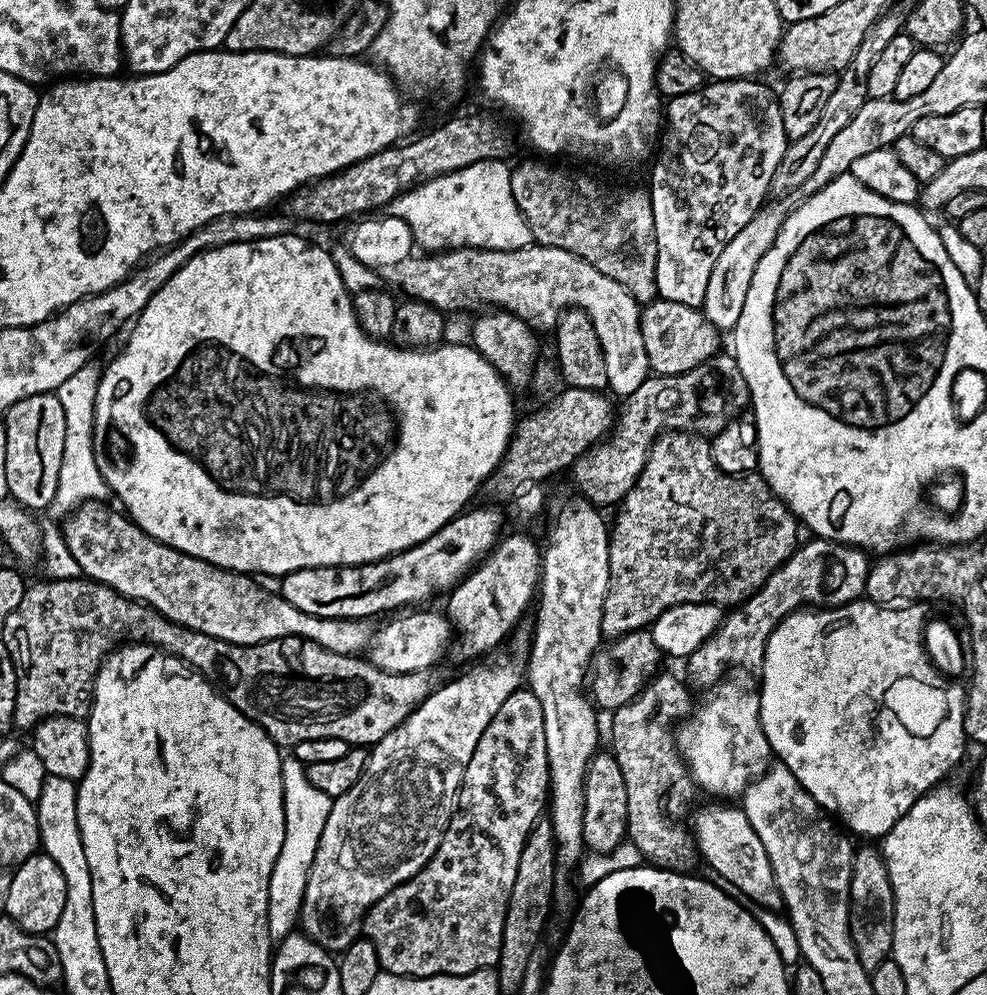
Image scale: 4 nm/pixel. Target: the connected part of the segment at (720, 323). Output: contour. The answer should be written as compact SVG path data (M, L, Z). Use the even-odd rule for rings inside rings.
M791 194L773 199L772 202L772 205L769 203L763 210L754 213L734 234L734 238L726 242L726 248L722 250L722 254L710 270L710 282L706 282L706 298L702 311L704 317L717 330L731 330L735 328L738 318L742 318L742 306L746 306L746 294L750 290L754 270L758 270L758 262L762 262L762 254L766 254L774 238L778 238L784 220L796 208L798 200Z

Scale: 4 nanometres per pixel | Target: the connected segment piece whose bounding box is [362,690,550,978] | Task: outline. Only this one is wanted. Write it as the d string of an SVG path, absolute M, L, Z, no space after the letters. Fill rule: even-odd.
M517 690L502 702L498 714L486 726L482 738L478 738L478 746L474 746L474 758L470 758L470 766L466 766L464 781L460 783L460 803L456 805L456 813L452 815L450 826L430 862L414 878L405 884L399 884L390 894L383 896L373 908L364 913L363 935L374 942L374 950L378 950L378 958L383 971L394 976L419 978L422 976L465 976L483 968L495 969L500 962L502 950L502 930L506 922L506 910L510 902L510 890L514 890L514 878L518 875L518 858L522 858L522 846L526 846L526 838L532 832L536 821L541 819L549 797L550 781L548 779L548 755L546 754L546 722L542 718L542 702L531 690Z

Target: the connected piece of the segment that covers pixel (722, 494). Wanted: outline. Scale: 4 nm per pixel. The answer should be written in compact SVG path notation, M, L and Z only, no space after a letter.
M665 430L657 436L652 443L652 448L646 458L646 466L642 474L636 479L636 484L626 495L619 505L620 513L616 516L616 525L613 523L610 528L610 539L608 541L608 565L610 566L610 578L608 579L608 589L606 590L606 602L602 606L602 633L605 637L615 638L624 636L628 632L638 632L651 626L663 611L680 603L710 603L721 606L735 606L742 600L747 600L761 588L790 558L790 554L796 551L798 539L796 540L796 528L798 521L793 516L792 511L785 506L782 501L772 492L772 488L765 482L763 476L759 474L745 474L742 476L731 476L726 474L714 462L712 457L712 445L705 437L694 432L681 432L679 430Z

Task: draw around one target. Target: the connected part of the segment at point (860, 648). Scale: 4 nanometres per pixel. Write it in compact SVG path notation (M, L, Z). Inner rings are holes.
M861 598L852 600L849 604L841 604L839 608L817 607L815 610L801 610L791 612L782 622L778 622L778 626L770 634L770 638L766 642L766 650L764 651L764 663L762 665L762 673L760 684L758 680L758 691L760 693L760 721L762 722L762 730L766 734L766 738L770 742L775 759L779 761L783 767L790 770L790 774L794 774L794 778L798 778L798 782L810 794L810 798L814 798L814 802L818 802L818 806L829 816L835 818L849 833L857 832L860 836L876 836L883 838L886 833L894 826L894 822L898 822L898 818L902 818L902 814L906 814L906 810L910 810L910 806L914 806L914 802L919 796L925 796L931 788L935 788L937 784L945 779L944 776L956 763L960 760L960 755L964 752L964 744L966 745L966 737L964 734L964 710L966 707L966 692L963 687L960 688L944 675L932 664L931 659L924 648L924 627L926 623L926 615L924 616L925 605L920 602L912 602L907 606L885 606L883 604L875 604L872 600Z

